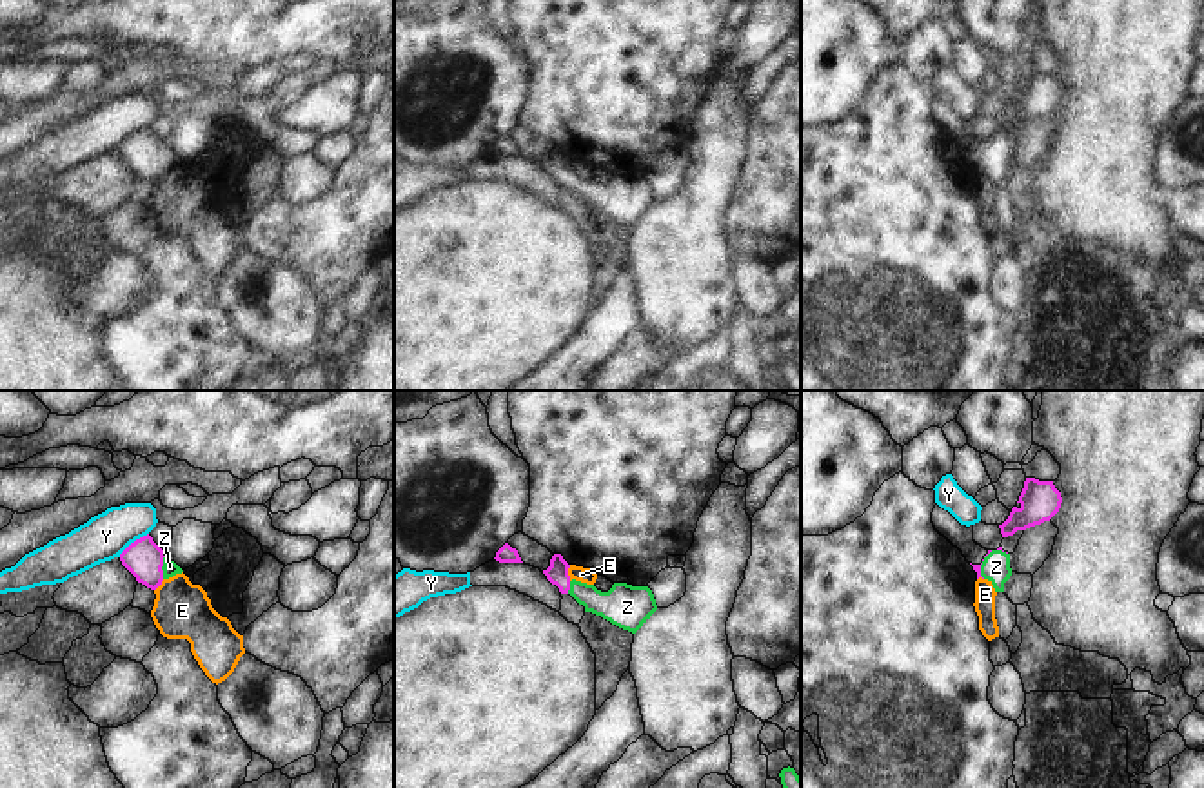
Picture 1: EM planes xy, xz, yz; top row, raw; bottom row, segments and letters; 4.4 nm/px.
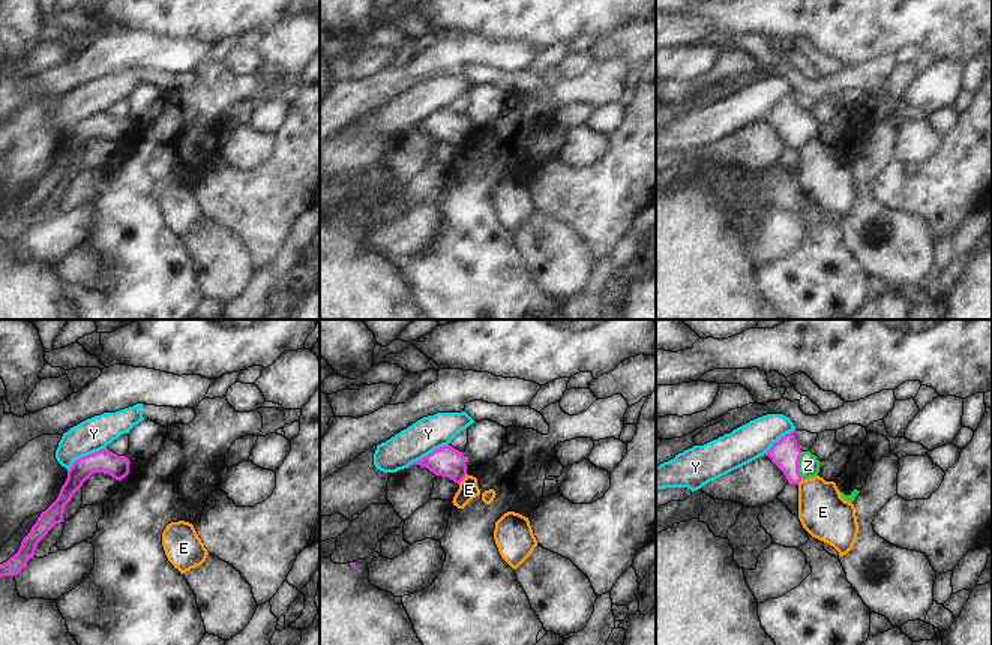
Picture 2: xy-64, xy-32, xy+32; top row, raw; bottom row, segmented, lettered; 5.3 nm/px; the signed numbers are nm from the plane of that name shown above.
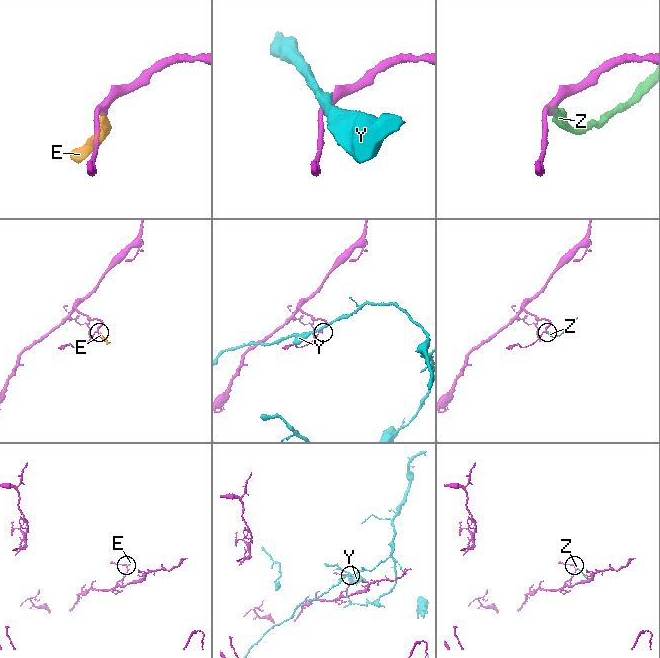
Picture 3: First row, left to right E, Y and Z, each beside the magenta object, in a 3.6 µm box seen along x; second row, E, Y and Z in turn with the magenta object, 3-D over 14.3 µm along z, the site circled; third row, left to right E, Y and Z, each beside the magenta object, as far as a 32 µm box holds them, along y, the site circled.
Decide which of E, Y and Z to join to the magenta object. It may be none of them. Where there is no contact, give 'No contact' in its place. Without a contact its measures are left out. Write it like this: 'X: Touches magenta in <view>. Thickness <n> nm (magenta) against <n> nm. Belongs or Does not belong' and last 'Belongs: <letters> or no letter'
E: Touches magenta in xz. Thickness 100 nm (magenta) against 70 nm. Does not belong
Y: Touches magenta in xy. Thickness 170 nm (magenta) against 200 nm. Does not belong
Z: Touches magenta in xy. Thickness 170 nm (magenta) against 70 nm. Belongs
Belongs: Z

